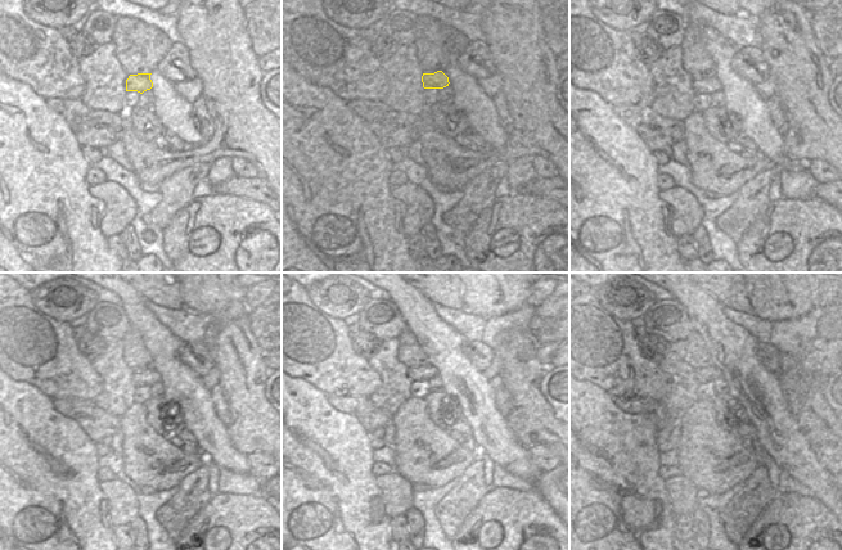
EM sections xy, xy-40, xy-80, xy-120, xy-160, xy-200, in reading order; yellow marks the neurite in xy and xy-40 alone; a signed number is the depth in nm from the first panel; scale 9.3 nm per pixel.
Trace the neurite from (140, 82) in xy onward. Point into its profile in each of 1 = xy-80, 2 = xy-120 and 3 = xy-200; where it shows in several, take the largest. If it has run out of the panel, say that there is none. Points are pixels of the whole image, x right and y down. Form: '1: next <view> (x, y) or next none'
1: next xy-80 (708, 86)
2: next xy-120 (135, 374)
3: next xy-200 (708, 374)

